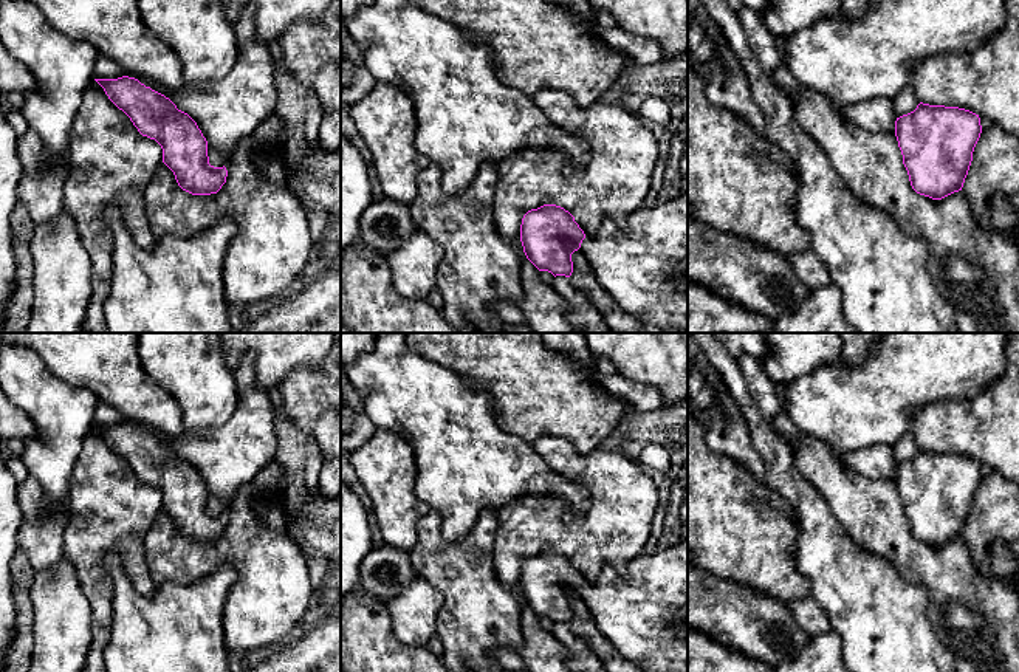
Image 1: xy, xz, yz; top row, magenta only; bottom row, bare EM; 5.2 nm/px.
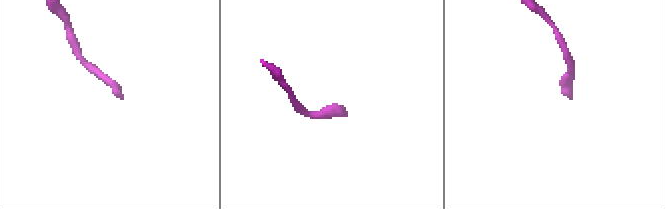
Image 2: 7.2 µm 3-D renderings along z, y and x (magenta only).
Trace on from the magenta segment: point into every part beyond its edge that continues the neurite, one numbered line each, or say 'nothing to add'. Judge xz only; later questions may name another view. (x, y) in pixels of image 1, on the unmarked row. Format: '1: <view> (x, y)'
1: xz (641, 610)

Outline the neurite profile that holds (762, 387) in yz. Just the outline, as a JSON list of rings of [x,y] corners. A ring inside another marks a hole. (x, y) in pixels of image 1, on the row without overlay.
[[[743,355],[739,358],[742,375],[756,399],[762,415],[771,424],[779,413],[787,415],[787,401],[776,390],[774,381],[767,375],[753,356]]]

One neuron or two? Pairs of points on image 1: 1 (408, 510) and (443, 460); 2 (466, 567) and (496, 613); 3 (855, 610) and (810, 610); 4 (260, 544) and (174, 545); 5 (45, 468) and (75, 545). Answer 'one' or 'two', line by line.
1: two
2: one
3: two
4: one
5: two

